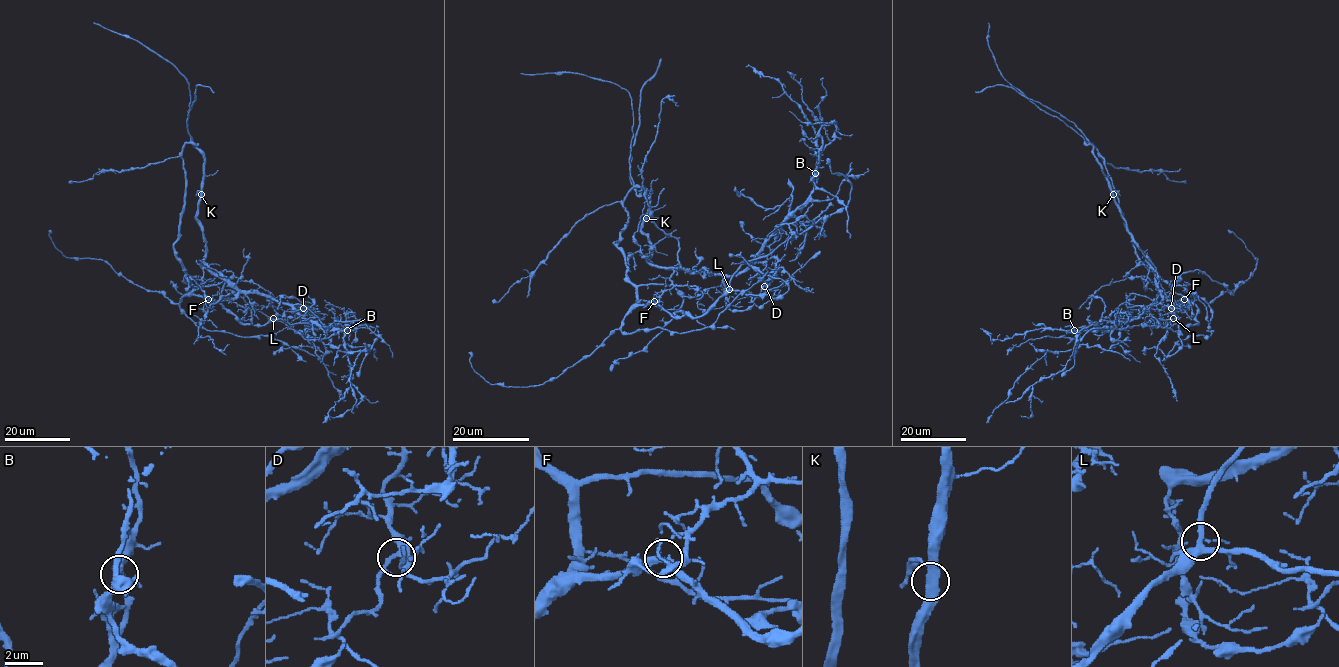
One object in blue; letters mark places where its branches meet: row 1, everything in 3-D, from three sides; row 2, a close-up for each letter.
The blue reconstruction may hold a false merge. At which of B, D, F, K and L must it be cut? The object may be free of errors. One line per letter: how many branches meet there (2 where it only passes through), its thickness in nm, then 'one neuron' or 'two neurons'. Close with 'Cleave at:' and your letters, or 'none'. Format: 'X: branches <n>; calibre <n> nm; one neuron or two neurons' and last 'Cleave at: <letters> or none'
B: branches 3; calibre 320 nm; one neuron
D: branches 3; calibre 320 nm; one neuron
F: branches 3; calibre 280 nm; one neuron
K: branches 3; calibre 320 nm; one neuron
L: branches 3; calibre 300 nm; one neuron
Cleave at: none

